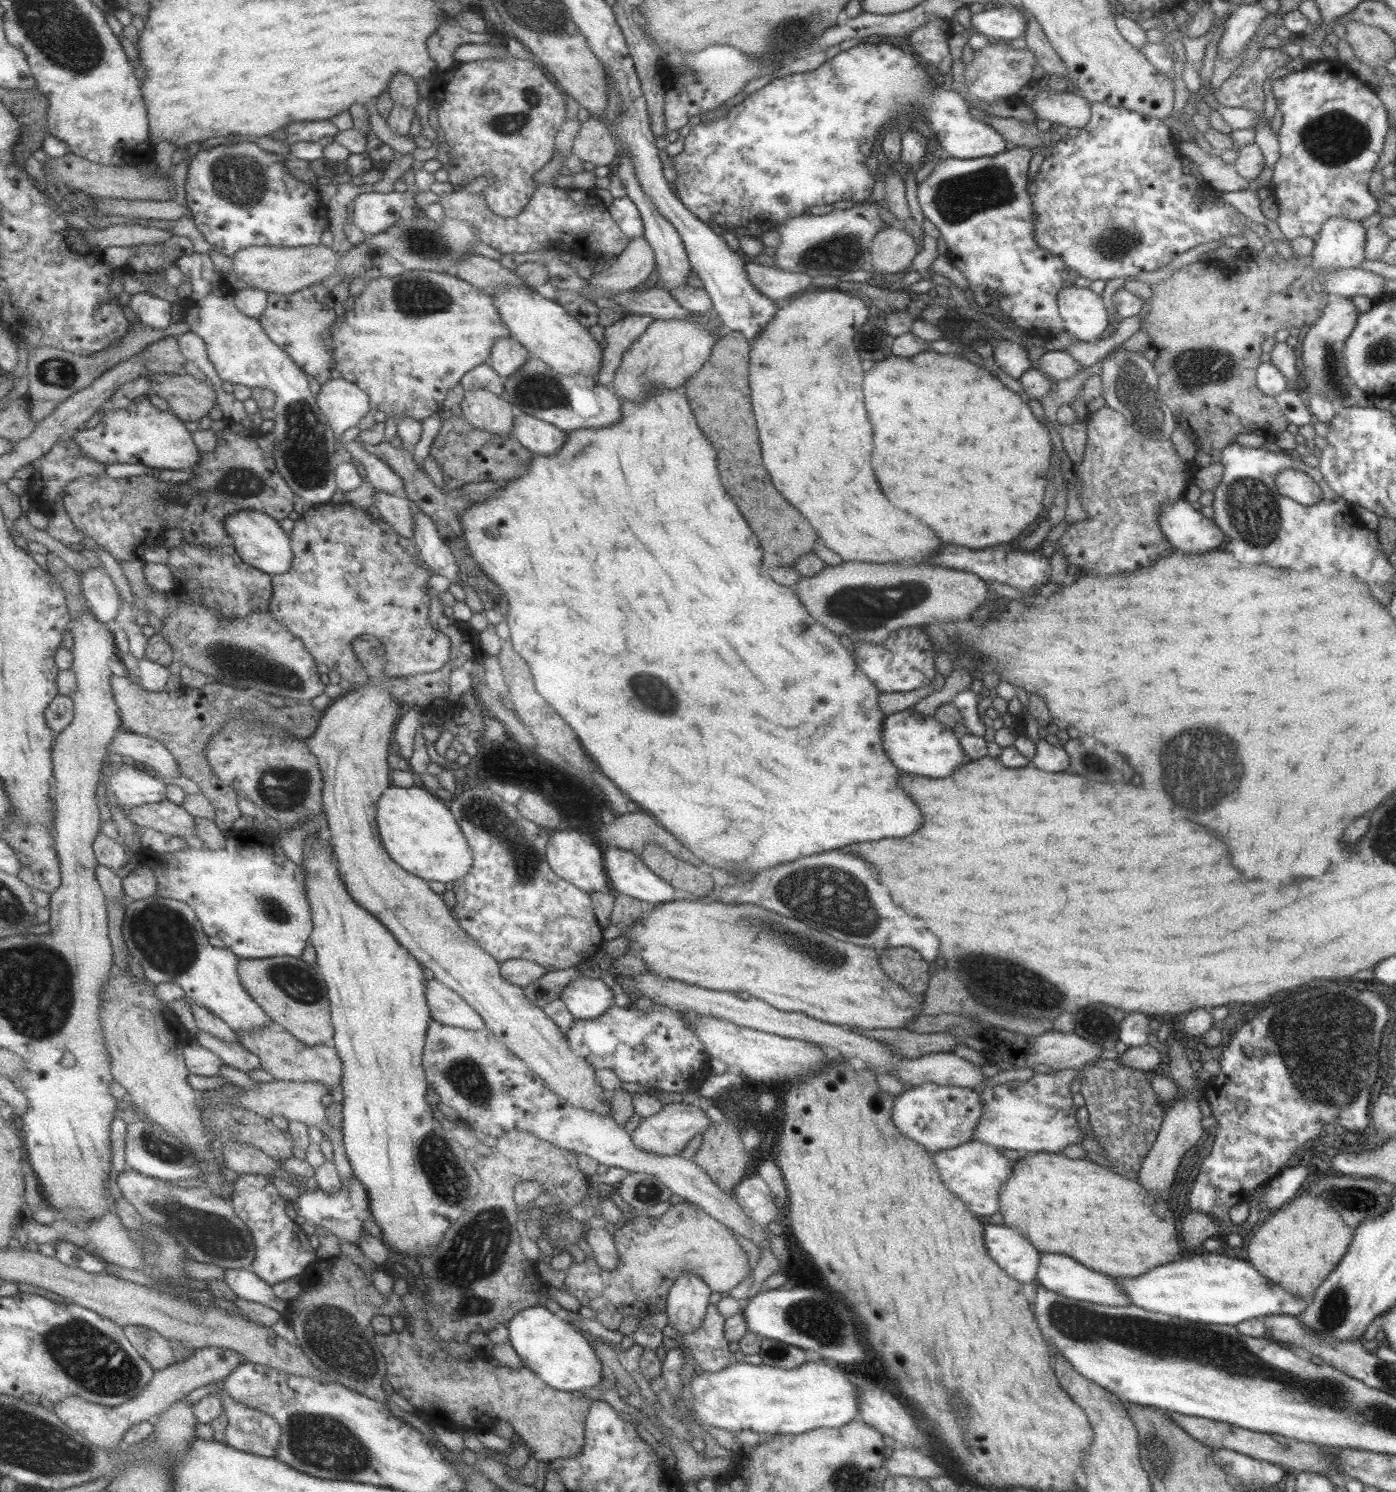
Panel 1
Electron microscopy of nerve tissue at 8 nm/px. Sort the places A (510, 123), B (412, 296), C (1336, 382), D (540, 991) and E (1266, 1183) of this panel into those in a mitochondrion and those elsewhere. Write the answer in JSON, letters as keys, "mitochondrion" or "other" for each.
{"A":"mitochondrion","B":"mitochondrion","C":"mitochondrion","D":"other","E":"other"}

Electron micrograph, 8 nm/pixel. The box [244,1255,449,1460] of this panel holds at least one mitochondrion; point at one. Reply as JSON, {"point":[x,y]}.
{"point":[326,1328]}

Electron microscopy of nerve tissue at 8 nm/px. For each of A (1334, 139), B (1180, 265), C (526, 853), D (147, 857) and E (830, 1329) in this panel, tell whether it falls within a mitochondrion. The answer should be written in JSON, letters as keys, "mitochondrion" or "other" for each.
{"A":"mitochondrion","B":"other","C":"mitochondrion","D":"other","E":"mitochondrion"}

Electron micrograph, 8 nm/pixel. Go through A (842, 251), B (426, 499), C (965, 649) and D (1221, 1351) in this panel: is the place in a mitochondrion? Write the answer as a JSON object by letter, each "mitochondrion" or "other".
{"A":"mitochondrion","B":"other","C":"mitochondrion","D":"mitochondrion"}

